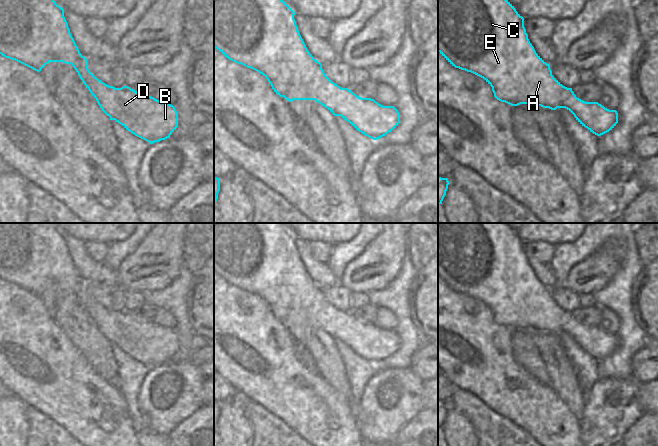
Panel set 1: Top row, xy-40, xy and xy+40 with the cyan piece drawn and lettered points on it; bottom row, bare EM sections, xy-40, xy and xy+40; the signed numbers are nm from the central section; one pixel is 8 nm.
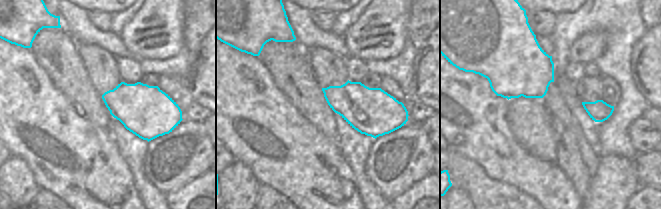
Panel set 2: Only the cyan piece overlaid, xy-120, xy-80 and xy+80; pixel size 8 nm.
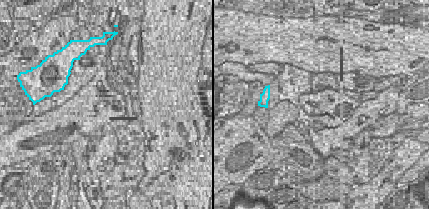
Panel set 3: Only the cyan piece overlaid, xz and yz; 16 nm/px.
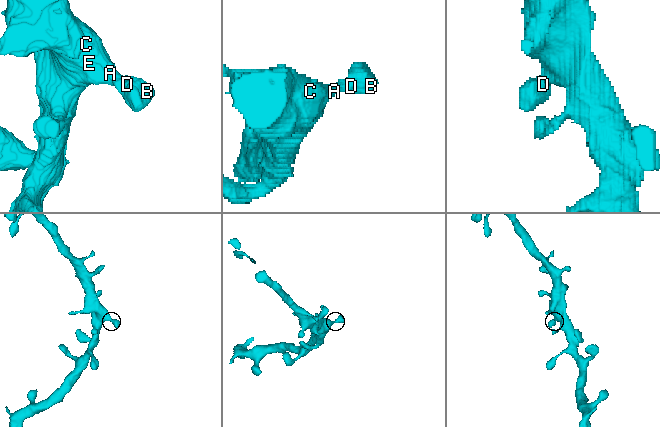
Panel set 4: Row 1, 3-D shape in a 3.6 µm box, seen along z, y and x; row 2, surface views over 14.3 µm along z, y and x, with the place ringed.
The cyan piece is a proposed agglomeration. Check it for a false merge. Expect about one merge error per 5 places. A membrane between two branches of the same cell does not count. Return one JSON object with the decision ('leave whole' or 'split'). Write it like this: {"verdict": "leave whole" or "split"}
{"verdict": "leave whole"}

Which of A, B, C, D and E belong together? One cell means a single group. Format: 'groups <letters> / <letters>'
groups A B C D E

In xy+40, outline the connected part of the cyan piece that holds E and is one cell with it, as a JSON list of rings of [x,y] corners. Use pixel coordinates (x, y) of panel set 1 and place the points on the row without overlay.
[[[438,223],[438,276],[455,292],[471,296],[483,302],[491,311],[494,321],[511,330],[520,328],[535,328],[543,332],[556,334],[557,332],[565,332],[569,334],[576,344],[590,356],[597,360],[601,360],[612,354],[618,347],[618,337],[616,334],[609,334],[598,326],[585,326],[576,321],[572,312],[563,310],[553,299],[550,288],[547,288],[535,275],[534,271],[528,263],[528,258],[524,251],[524,242],[516,235],[514,230],[507,223]]]

